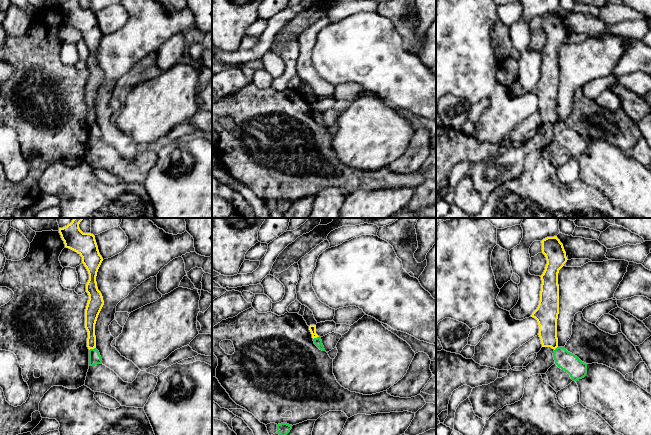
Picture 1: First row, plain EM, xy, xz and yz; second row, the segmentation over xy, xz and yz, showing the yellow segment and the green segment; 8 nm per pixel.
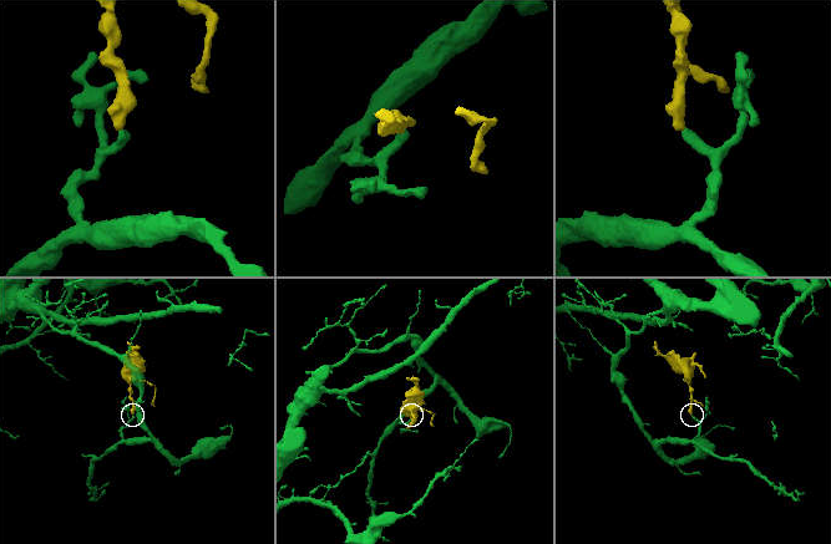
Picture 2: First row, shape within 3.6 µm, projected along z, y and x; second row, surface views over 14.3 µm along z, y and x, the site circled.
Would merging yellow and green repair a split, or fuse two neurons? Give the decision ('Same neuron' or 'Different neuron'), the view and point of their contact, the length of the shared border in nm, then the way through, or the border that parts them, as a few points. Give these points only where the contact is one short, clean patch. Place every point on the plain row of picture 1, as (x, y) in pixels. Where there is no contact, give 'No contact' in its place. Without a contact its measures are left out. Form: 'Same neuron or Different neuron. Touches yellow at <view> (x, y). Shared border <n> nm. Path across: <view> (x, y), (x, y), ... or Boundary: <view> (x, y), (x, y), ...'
Different neuron. Touches yellow at xy (92, 124). Shared border 60 nm. Boundary: xy (95, 123), (89, 126)

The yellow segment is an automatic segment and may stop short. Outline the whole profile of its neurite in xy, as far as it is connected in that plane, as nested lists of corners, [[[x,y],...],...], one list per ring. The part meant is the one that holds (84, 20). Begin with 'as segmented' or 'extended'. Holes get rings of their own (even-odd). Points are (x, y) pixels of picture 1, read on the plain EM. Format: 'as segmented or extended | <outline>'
as segmented | [[[68,0],[59,4],[59,9],[65,23],[77,28],[82,33],[82,39],[86,43],[89,56],[86,60],[86,68],[89,76],[85,85],[85,104],[88,108],[88,125],[96,124],[95,100],[98,91],[104,81],[101,68],[98,66],[96,52],[103,37],[99,29],[95,12],[91,9],[83,9],[79,0]]]

